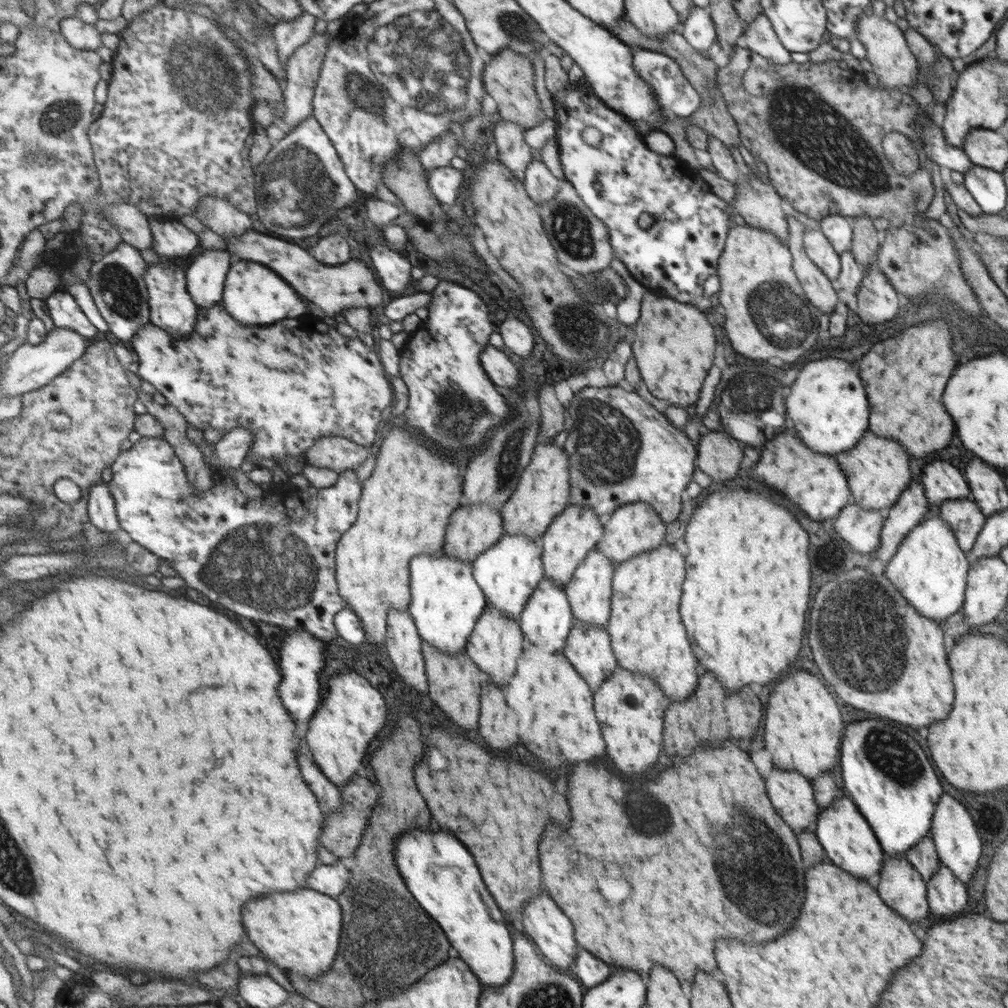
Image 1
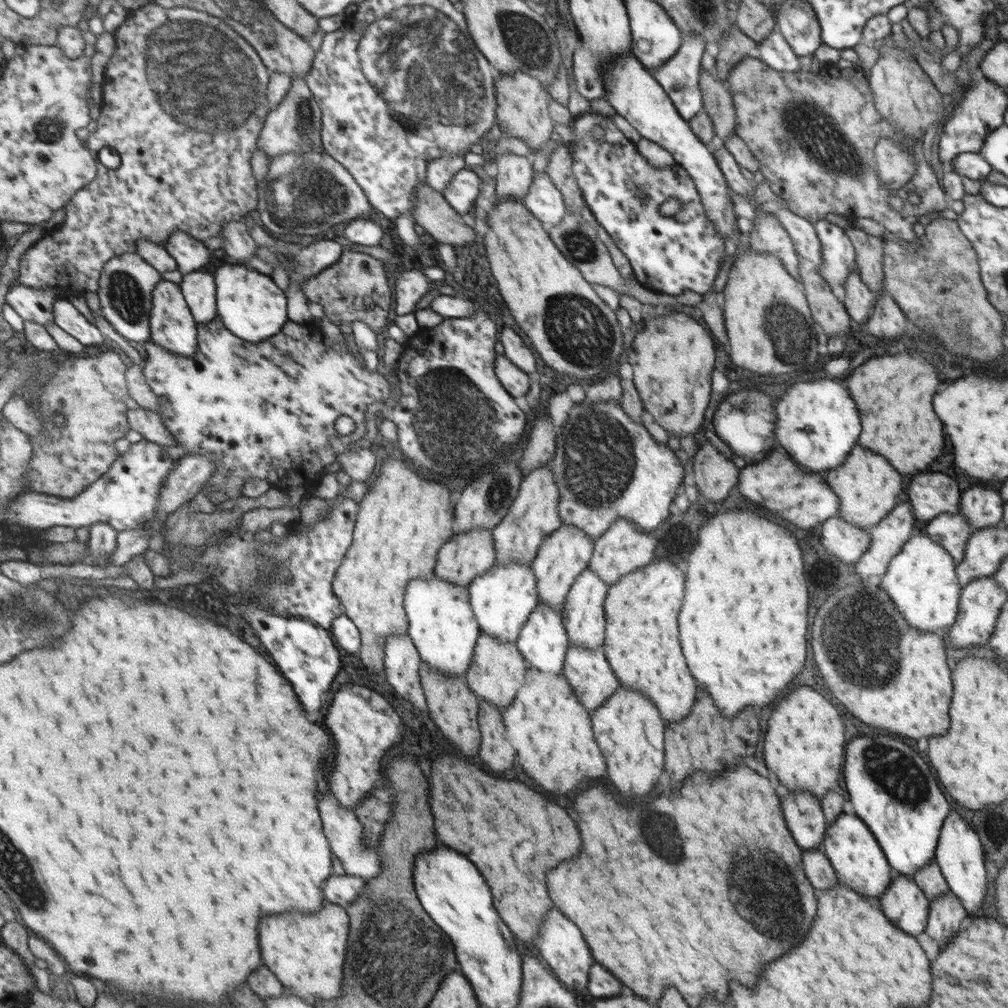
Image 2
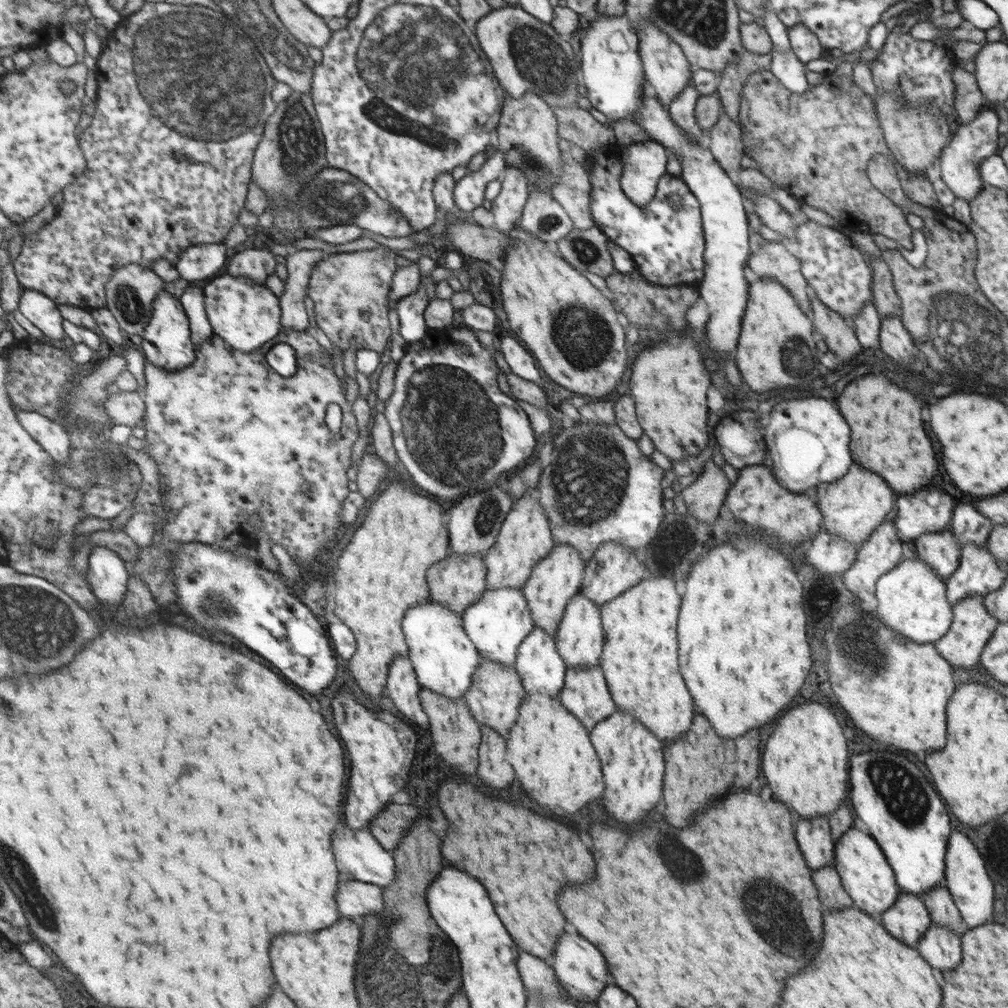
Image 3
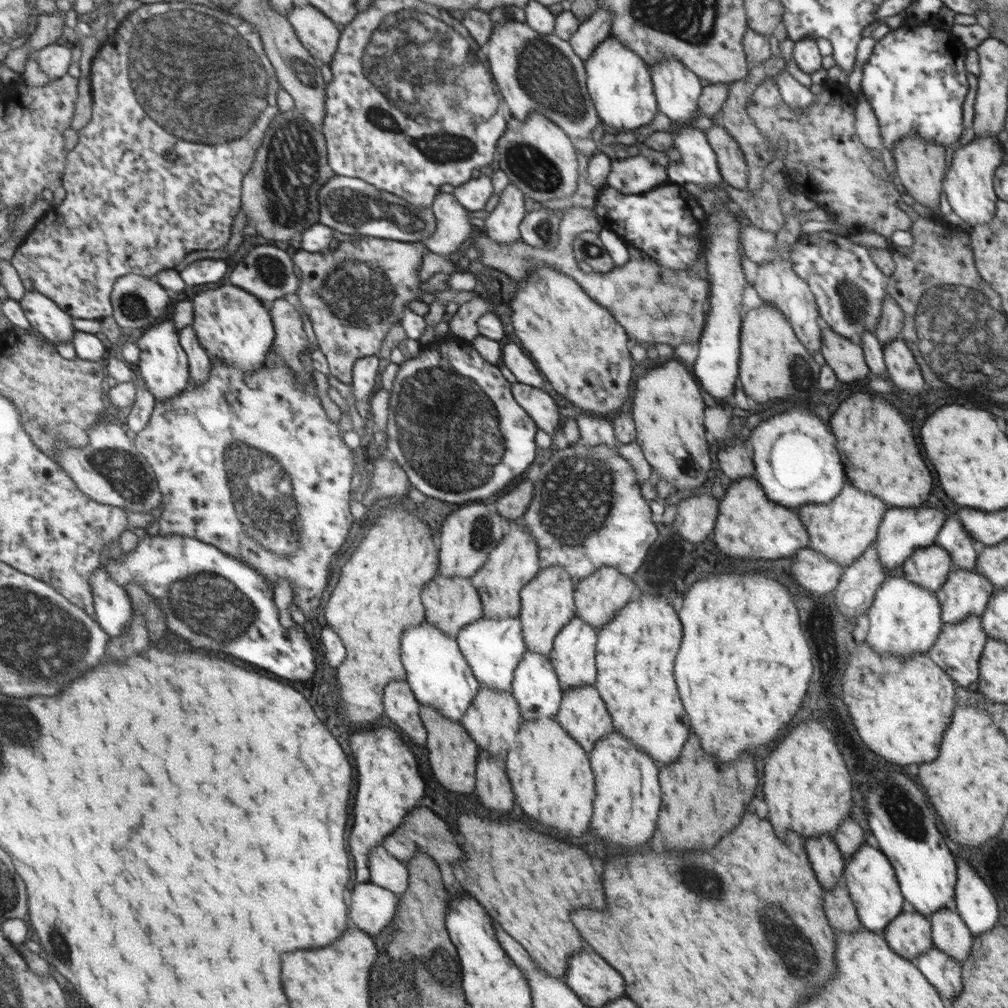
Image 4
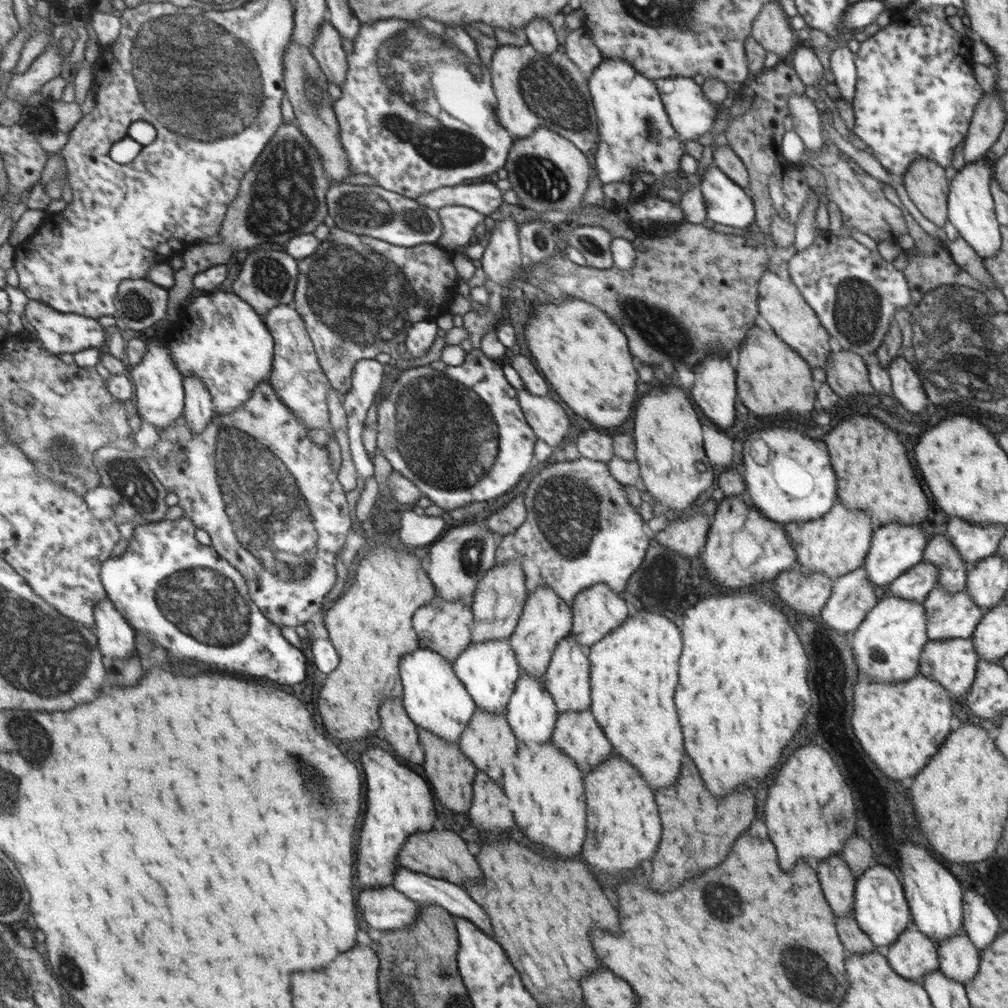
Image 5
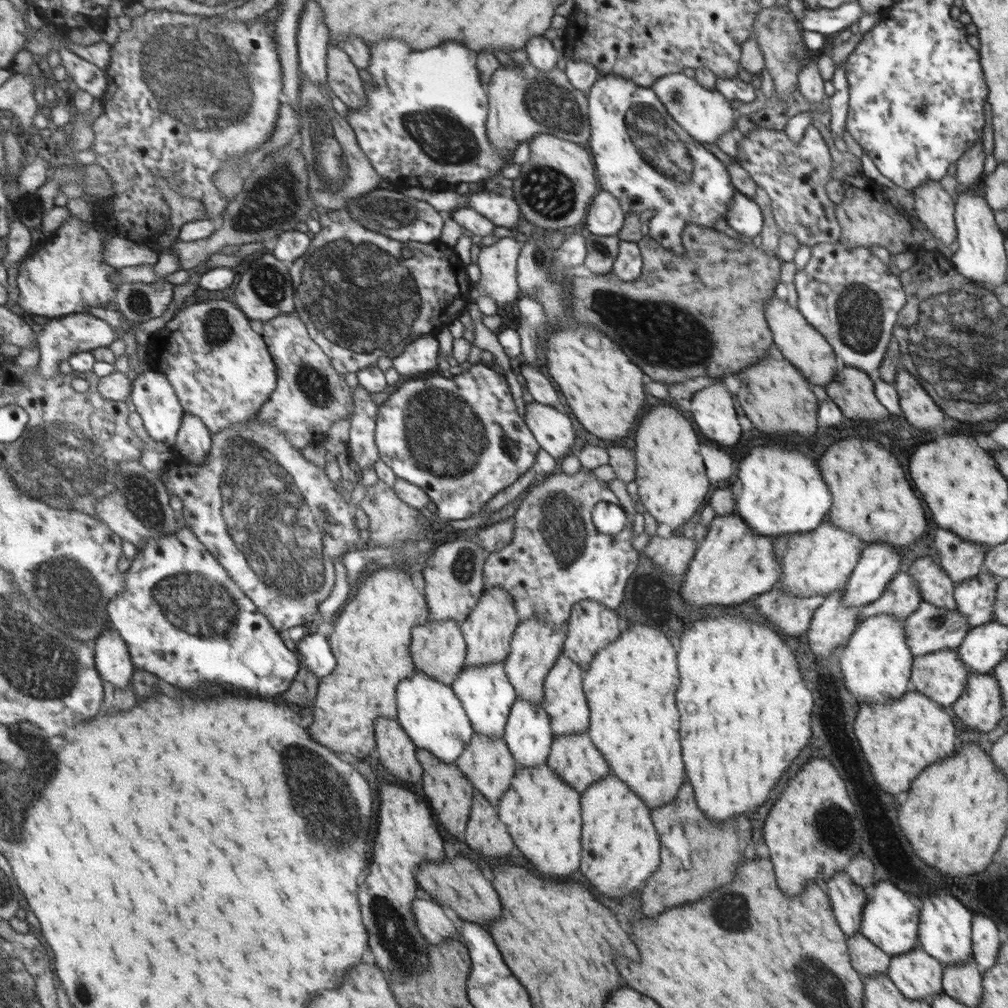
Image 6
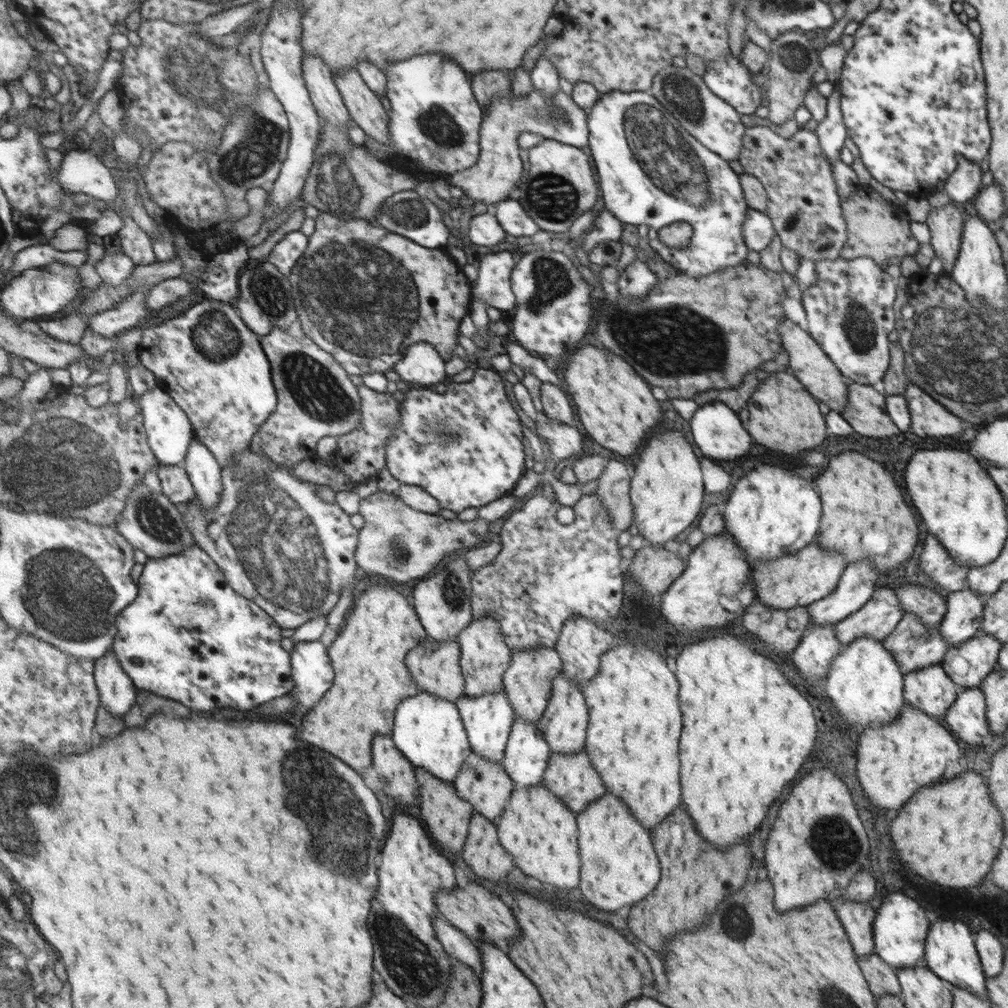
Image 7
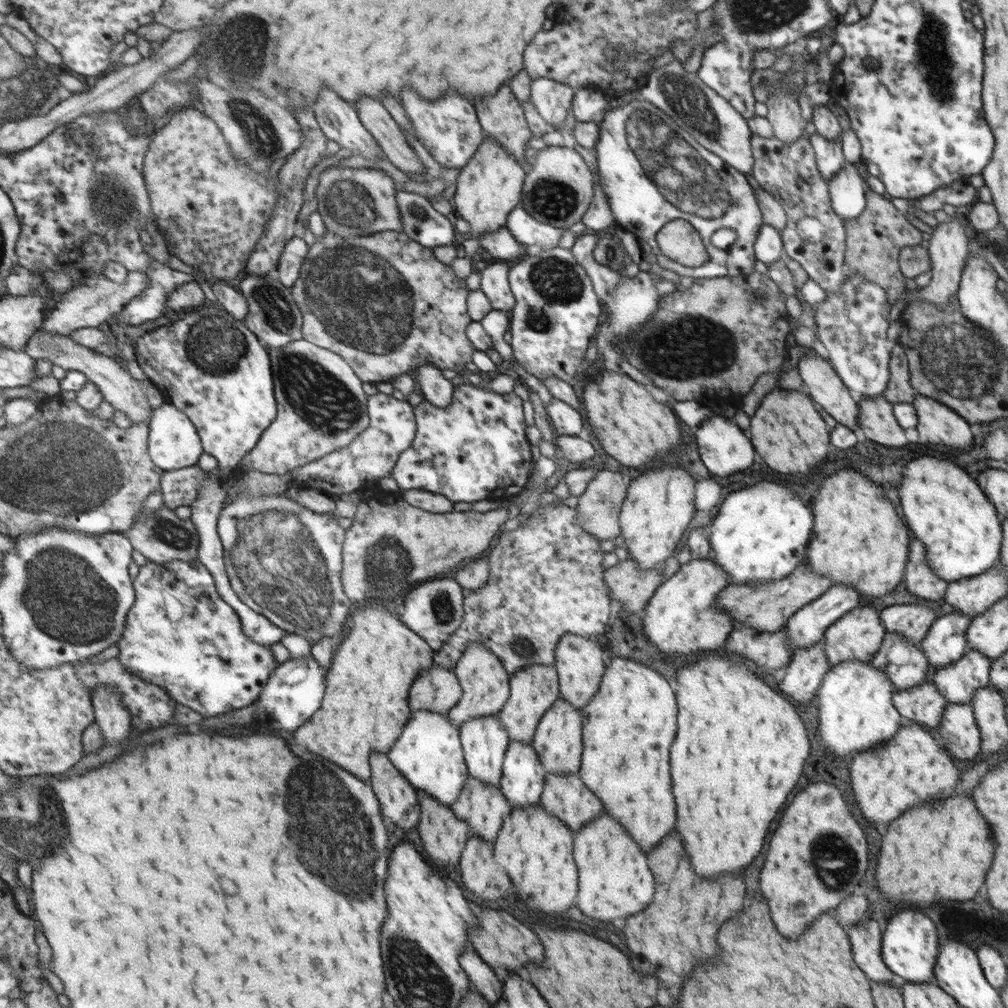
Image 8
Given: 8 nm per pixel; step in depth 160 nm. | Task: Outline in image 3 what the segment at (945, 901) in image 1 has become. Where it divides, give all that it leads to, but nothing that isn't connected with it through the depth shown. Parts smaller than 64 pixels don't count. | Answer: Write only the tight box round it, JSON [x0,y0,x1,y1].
[916,925,961,972]

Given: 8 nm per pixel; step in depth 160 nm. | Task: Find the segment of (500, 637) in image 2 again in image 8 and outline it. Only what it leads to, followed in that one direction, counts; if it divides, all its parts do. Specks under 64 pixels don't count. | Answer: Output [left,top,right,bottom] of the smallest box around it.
[459,716,510,787]

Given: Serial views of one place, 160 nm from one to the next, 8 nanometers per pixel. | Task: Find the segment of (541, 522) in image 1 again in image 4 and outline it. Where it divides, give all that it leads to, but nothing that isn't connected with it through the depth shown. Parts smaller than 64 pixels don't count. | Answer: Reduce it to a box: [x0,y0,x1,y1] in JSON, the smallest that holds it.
[470,518,541,619]

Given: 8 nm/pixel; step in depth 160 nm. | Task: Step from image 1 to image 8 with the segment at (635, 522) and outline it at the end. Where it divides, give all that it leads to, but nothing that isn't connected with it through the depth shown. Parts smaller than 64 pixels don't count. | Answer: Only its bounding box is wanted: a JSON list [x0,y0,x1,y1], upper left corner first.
[554,635,603,708]

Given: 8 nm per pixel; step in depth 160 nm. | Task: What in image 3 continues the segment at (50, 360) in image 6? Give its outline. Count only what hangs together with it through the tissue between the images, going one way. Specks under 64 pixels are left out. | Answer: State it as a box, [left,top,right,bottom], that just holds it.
[18,290,67,340]

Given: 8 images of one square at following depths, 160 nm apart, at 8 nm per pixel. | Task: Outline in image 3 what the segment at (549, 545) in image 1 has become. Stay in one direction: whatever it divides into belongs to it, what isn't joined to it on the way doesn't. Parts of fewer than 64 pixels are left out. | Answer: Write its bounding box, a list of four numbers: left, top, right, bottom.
[521,545,583,635]

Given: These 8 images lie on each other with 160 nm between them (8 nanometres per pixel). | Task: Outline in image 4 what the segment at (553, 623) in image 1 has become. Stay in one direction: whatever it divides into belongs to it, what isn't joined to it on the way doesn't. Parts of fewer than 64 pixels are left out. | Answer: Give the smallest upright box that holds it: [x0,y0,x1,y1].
[510,648,562,720]

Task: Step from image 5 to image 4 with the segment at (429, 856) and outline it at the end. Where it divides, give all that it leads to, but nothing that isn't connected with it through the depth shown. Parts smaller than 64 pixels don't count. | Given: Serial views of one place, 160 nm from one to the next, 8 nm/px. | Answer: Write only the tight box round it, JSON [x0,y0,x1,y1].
[383,806,466,870]

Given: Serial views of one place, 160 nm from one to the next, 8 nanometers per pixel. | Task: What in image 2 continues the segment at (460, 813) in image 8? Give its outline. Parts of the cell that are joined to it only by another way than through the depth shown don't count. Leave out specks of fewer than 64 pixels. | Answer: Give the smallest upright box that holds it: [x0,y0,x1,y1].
[465,632,527,706]

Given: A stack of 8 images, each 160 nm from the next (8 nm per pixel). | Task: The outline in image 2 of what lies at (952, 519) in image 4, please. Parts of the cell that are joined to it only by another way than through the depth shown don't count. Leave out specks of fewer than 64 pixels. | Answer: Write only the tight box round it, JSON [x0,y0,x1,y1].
[960,484,1002,529]

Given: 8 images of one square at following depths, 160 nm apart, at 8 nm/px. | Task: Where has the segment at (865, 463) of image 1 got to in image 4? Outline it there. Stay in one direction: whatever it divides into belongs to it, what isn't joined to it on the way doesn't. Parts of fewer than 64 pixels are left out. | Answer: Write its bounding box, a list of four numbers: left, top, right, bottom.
[797,483,885,568]

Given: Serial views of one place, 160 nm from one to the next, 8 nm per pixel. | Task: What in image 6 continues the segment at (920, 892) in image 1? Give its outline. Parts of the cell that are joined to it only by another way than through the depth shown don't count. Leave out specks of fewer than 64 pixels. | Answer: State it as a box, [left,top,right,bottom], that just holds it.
[886,948,943,1001]

